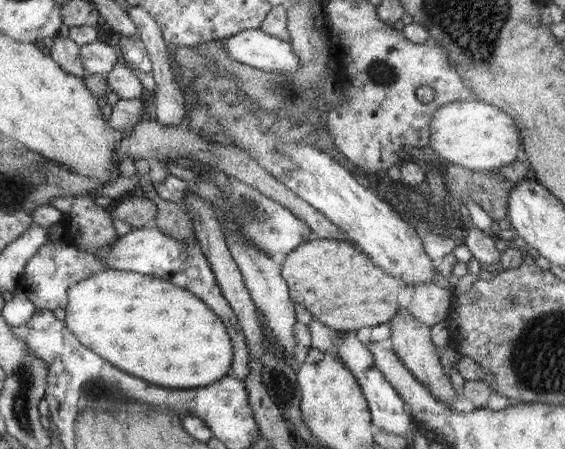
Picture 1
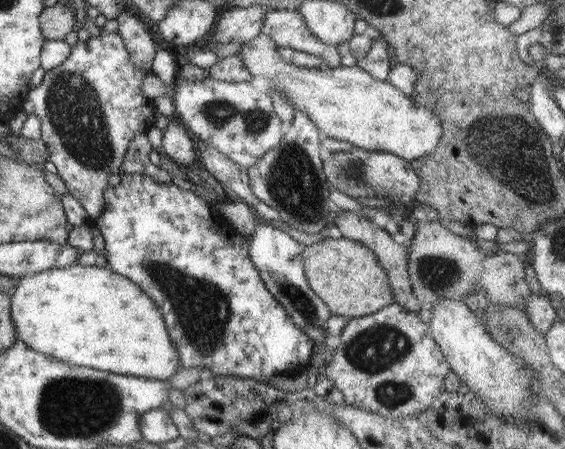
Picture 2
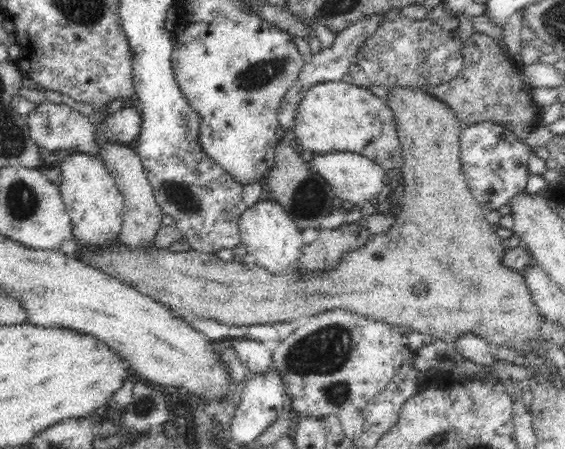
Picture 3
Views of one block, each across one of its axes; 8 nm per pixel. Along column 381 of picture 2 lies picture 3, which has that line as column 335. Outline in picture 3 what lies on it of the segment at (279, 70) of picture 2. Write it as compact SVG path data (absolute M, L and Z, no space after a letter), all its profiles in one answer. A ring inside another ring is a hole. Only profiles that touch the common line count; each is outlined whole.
M347 79L317 83L305 93L299 103L293 122L294 145L301 150L307 150L316 155L330 152L348 152L370 158L384 170L402 168L403 156L399 142L397 123L394 112L376 94L372 94L366 87L355 86Z

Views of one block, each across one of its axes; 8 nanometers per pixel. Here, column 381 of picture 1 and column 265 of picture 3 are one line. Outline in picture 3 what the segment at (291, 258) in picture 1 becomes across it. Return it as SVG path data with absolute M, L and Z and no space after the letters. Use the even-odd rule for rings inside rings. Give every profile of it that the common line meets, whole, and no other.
M392 87L390 88L392 94L389 96L388 102L385 104L394 112L396 118L396 131L398 131L399 142L403 156L403 166L401 168L401 181L406 186L406 193L402 199L401 210L394 216L394 224L392 228L386 229L383 233L370 235L366 244L359 246L356 250L343 254L341 261L336 263L331 269L327 271L310 271L309 273L302 273L298 271L298 266L288 267L282 272L274 273L267 271L264 267L258 265L251 260L246 261L246 264L240 264L232 261L222 261L214 253L203 253L192 248L184 252L170 252L164 247L157 247L152 244L151 247L128 247L128 245L119 242L112 242L112 245L107 247L82 247L75 253L75 257L82 262L100 269L102 272L117 278L122 283L136 287L140 293L144 293L154 300L160 301L162 304L170 307L174 312L185 312L189 317L195 317L210 320L217 320L222 324L227 324L231 327L235 326L254 326L254 324L276 324L277 322L293 323L300 316L316 316L320 312L328 312L334 308L343 308L350 312L355 312L360 316L369 316L374 320L385 322L392 326L403 326L411 332L420 332L424 335L432 335L434 340L442 339L453 342L460 335L473 334L480 338L487 339L487 341L495 348L496 346L506 346L506 348L514 348L523 355L535 355L532 350L532 339L537 339L537 342L546 342L545 338L541 337L542 322L546 321L540 315L540 309L536 306L536 301L526 285L524 273L516 269L510 269L504 265L504 252L507 250L504 247L504 239L502 239L495 231L492 225L488 223L485 216L486 213L474 200L470 190L467 188L467 180L465 174L462 172L462 163L460 159L460 136L463 127L454 115L454 112L444 102L434 99L428 95L425 88L412 87Z

